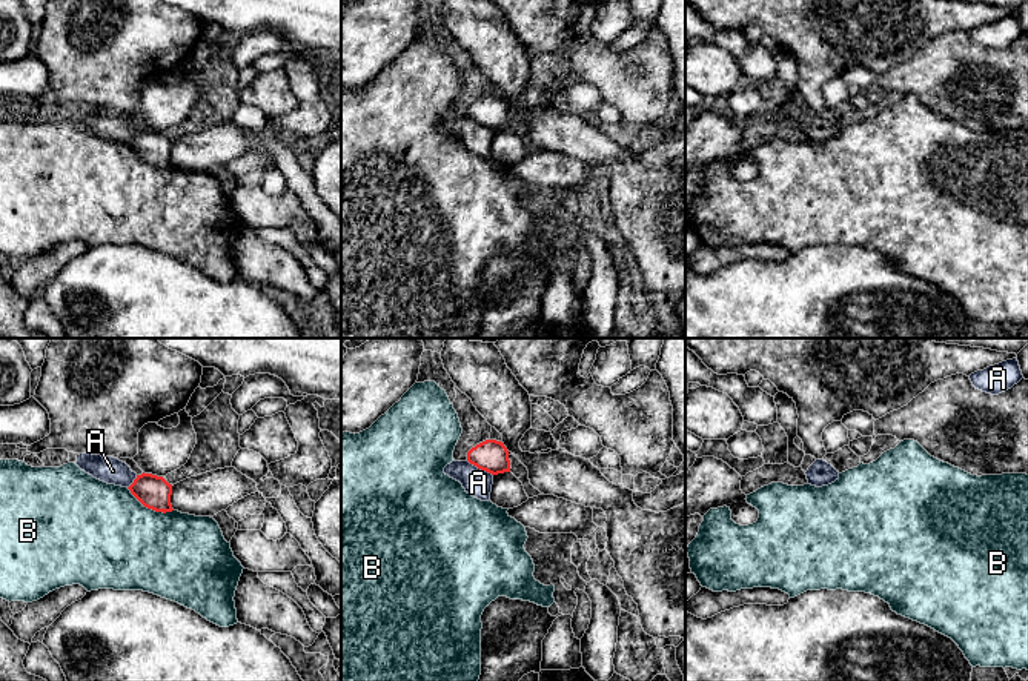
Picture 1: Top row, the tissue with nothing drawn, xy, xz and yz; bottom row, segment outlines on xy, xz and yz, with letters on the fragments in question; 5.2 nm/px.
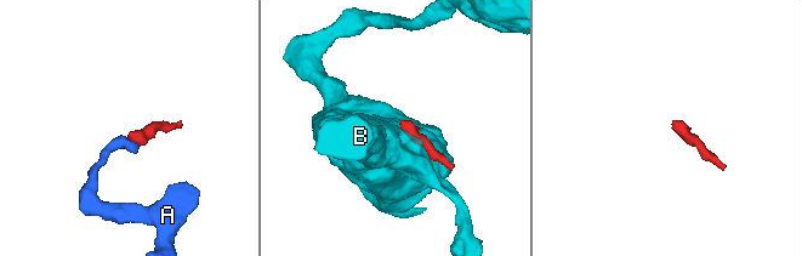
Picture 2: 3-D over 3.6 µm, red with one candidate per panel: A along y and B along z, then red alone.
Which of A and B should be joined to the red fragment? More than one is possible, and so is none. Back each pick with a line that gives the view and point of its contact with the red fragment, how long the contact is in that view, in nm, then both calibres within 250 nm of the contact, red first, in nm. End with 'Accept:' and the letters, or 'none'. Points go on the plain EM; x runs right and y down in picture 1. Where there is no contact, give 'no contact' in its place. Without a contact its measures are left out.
Accept: none

